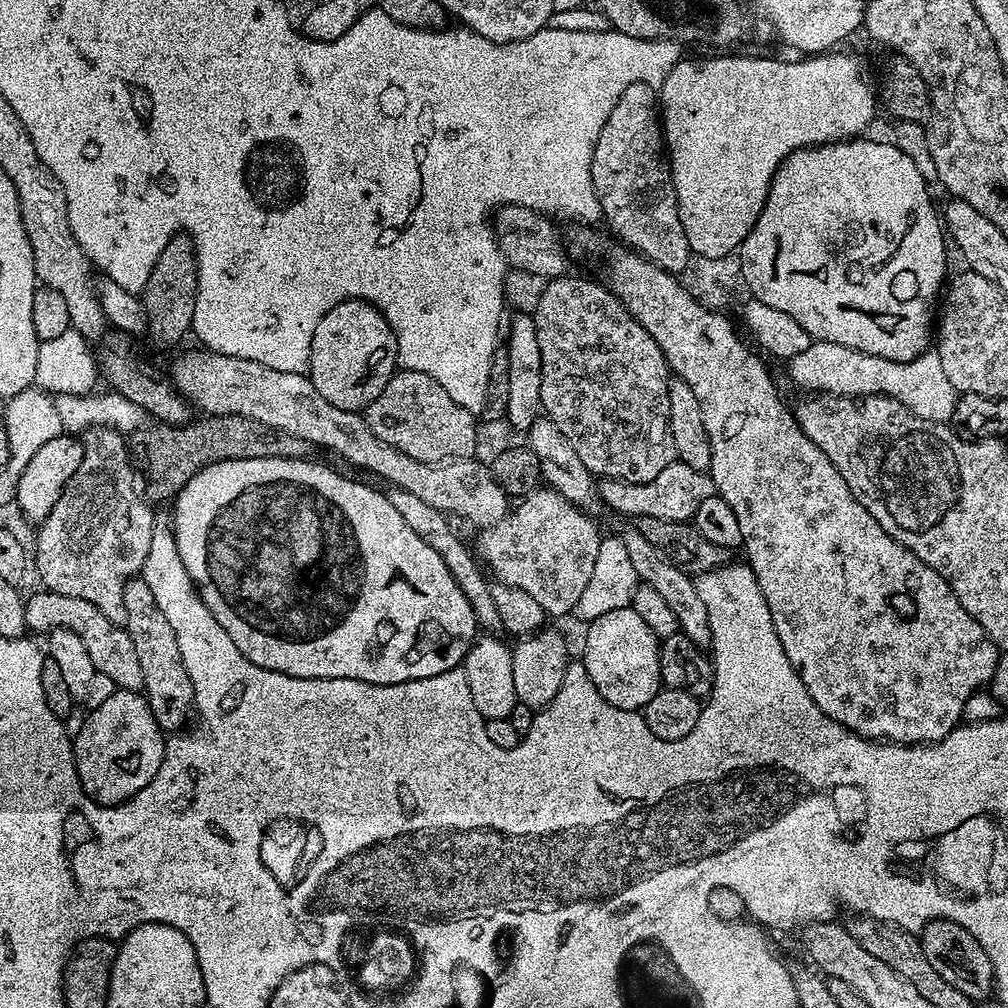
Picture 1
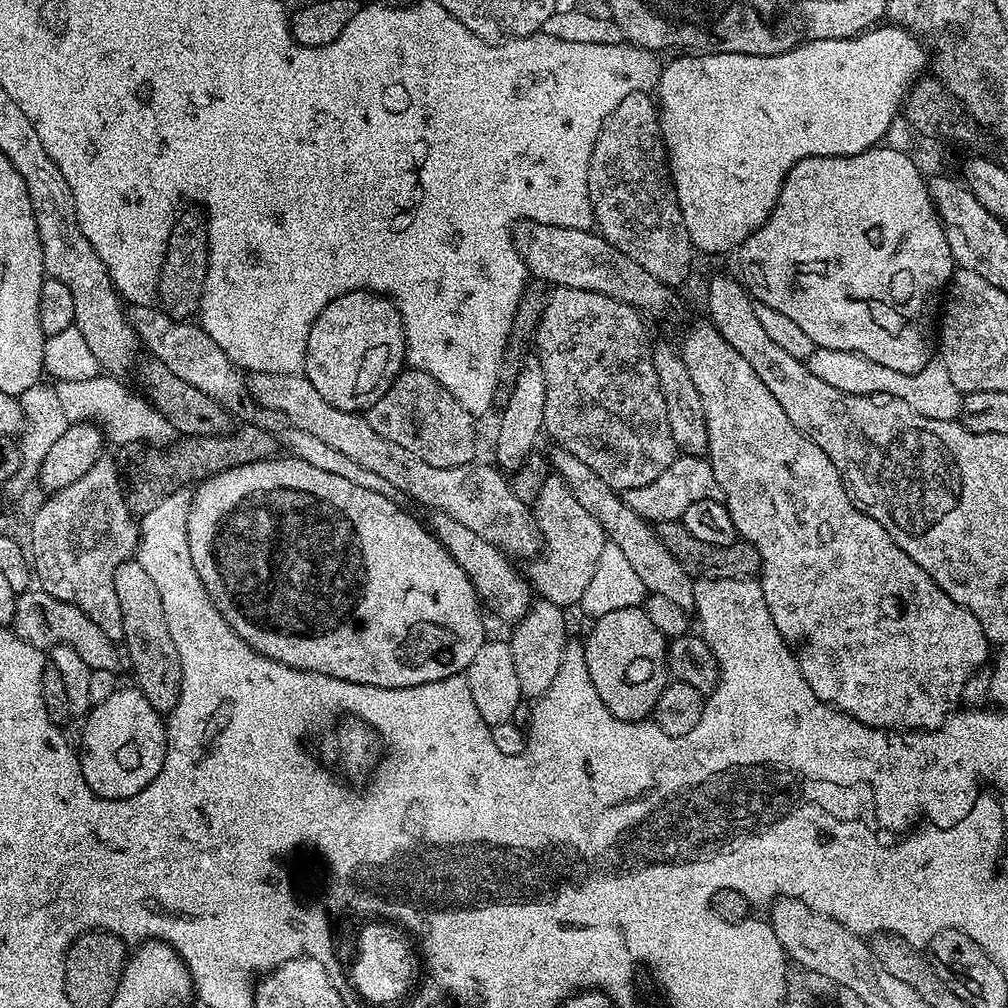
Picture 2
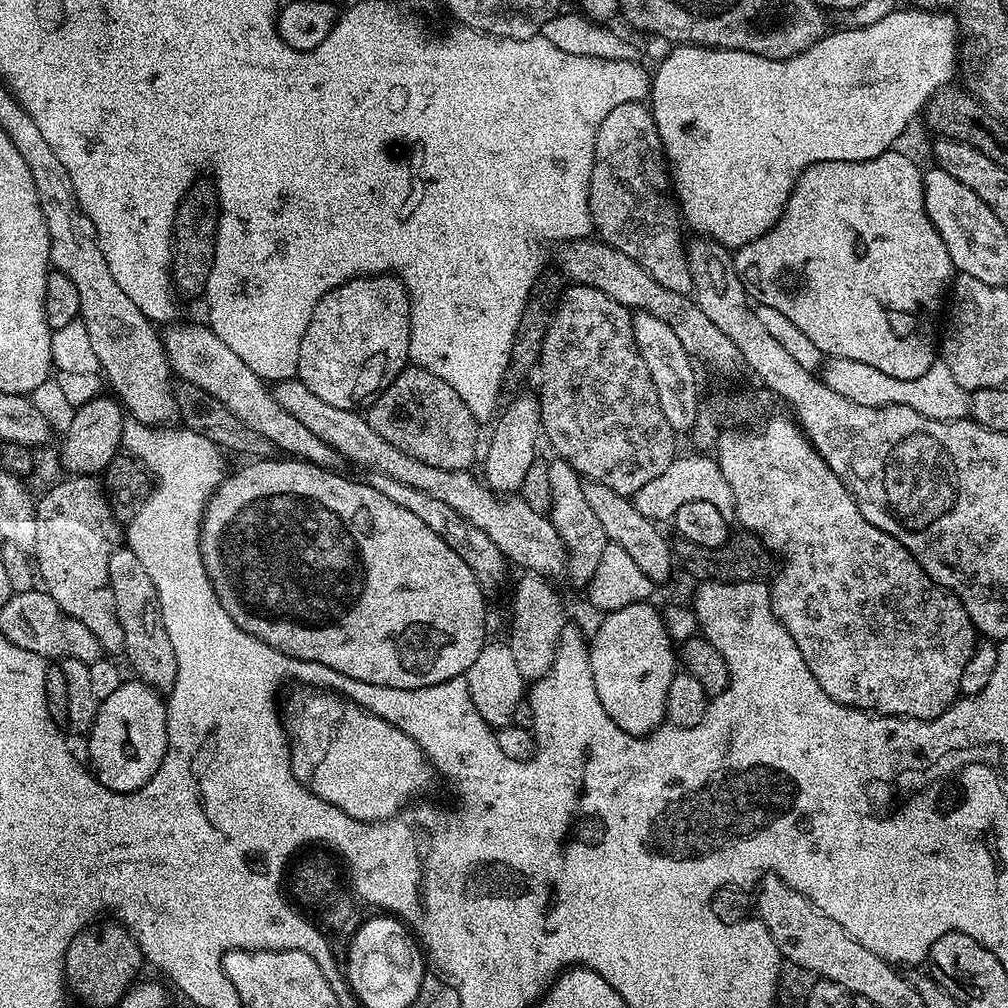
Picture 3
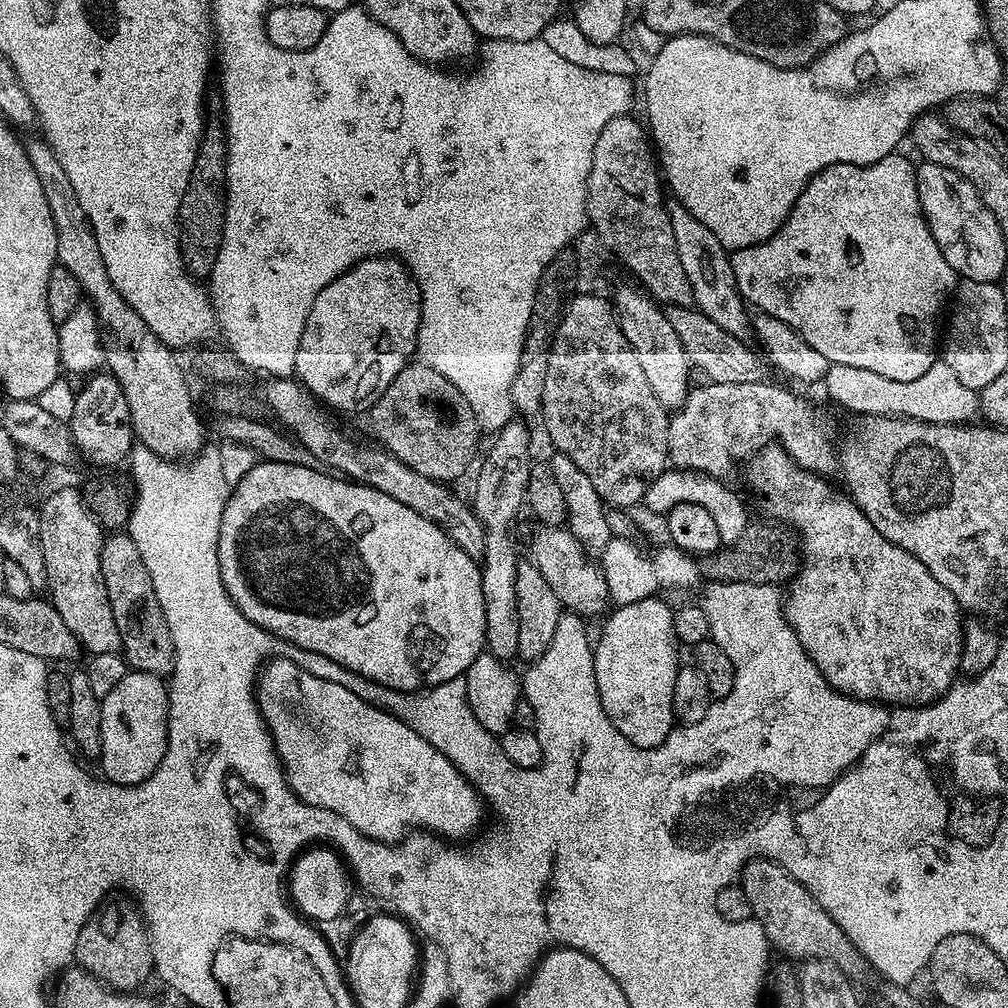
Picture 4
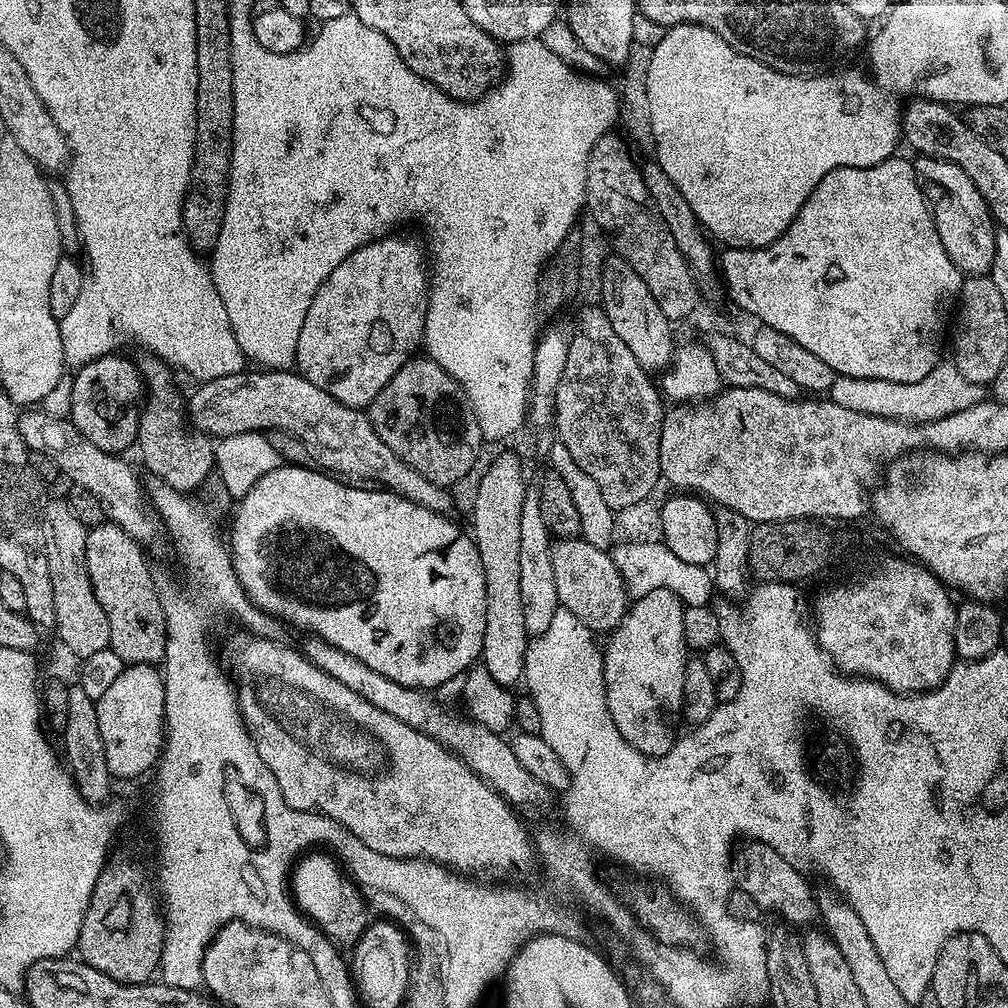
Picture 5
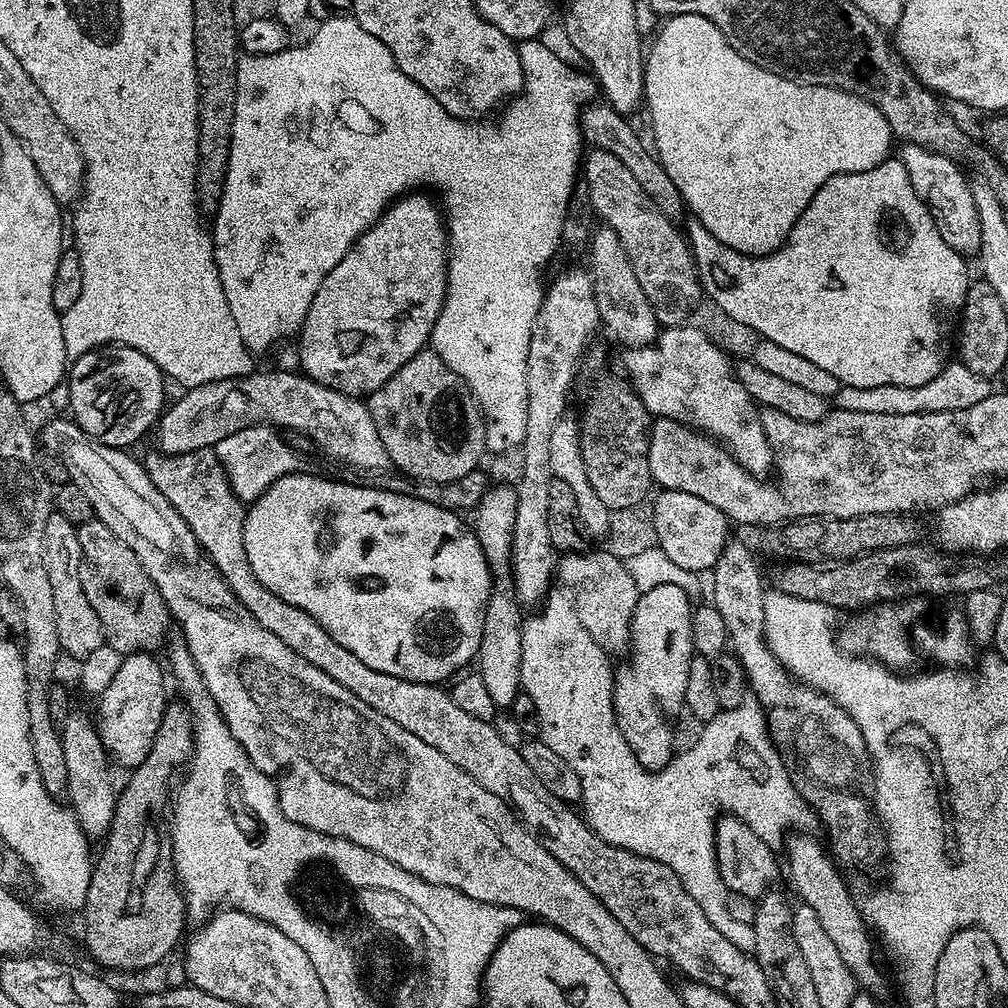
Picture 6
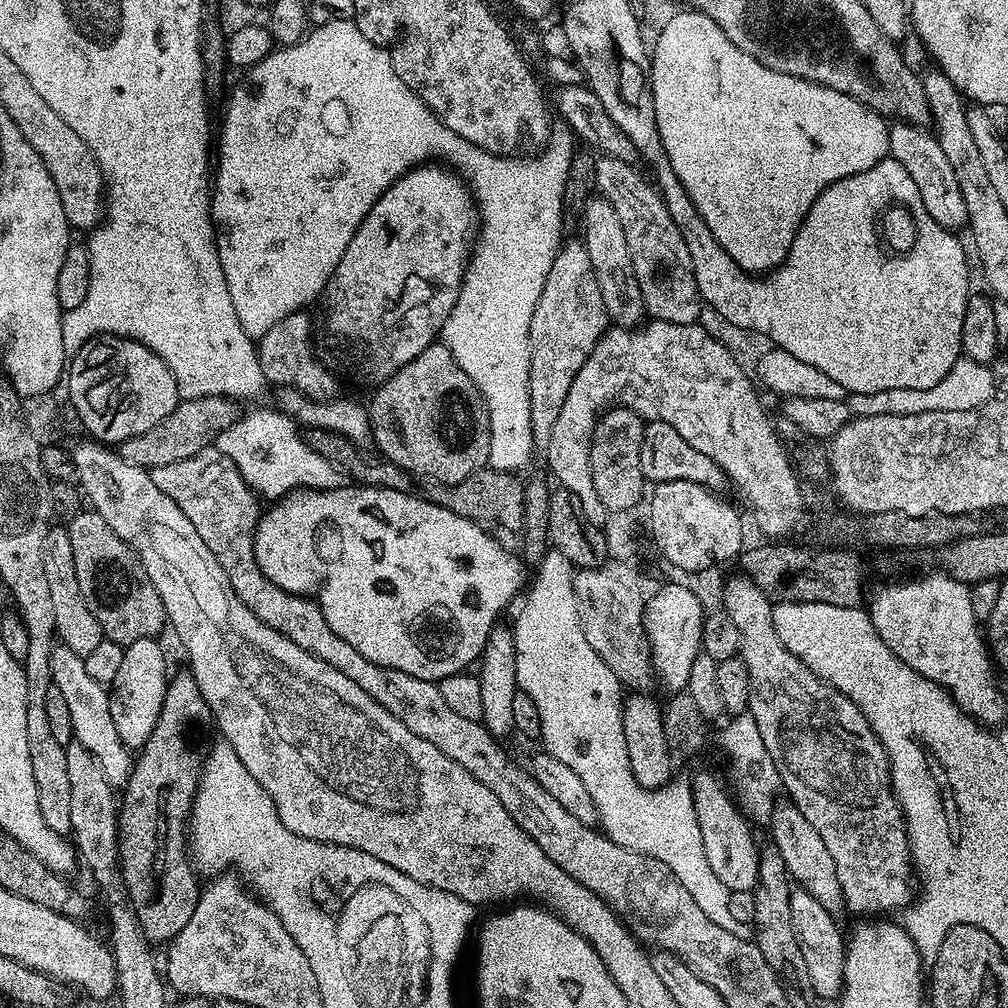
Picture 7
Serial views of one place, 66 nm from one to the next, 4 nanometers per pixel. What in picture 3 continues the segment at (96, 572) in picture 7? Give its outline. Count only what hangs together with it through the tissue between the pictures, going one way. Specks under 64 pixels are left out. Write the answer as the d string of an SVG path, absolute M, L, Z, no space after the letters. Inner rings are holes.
M127 546L116 549L110 558L110 586L114 594L114 606L118 610L118 622L122 622L122 634L126 634L123 655L133 668L135 679L167 693L174 686L178 674L178 658L174 658L174 646L170 646L170 634L162 622L158 590L154 590L154 578L146 574L138 554Z

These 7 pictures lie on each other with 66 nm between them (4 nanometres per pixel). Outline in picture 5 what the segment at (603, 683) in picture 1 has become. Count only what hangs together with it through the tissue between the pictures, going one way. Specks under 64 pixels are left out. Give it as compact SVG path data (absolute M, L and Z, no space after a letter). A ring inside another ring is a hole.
M665 588L650 590L650 594L635 597L628 605L628 613L622 622L607 637L608 645L603 645L604 654L604 689L606 702L610 710L610 718L614 718L614 726L618 726L618 734L647 756L664 756L678 739L676 723L681 723L684 706L684 679L686 665L690 659L690 649L686 642L686 634L682 630L682 614L685 605L674 594Z

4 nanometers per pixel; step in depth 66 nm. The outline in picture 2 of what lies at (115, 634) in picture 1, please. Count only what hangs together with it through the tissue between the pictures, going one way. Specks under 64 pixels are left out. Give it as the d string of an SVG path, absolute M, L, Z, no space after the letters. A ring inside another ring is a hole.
M29 590L19 593L14 606L14 618L10 625L22 642L41 650L50 650L59 644L78 650L78 655L92 670L110 670L119 673L122 664L122 648L117 641L106 638L100 627L96 626L80 607L70 602L62 602L42 590Z

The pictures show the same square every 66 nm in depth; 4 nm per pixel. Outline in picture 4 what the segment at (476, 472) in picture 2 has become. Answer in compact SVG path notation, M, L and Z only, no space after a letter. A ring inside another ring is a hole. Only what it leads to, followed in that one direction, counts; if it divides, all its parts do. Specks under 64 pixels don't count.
M537 527L536 537L532 540L531 559L542 570L546 582L550 582L550 590L558 594L561 605L577 616L591 618L603 617L609 611L610 601L604 572L599 563L585 552L584 547L574 538L574 534L563 528Z

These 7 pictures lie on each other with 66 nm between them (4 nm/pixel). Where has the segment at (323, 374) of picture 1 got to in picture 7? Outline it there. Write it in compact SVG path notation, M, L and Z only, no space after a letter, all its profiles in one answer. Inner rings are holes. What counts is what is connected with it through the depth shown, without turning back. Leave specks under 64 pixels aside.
M436 162L412 168L401 180L396 180L374 202L370 214L362 218L358 230L354 230L354 238L350 238L350 246L342 254L334 274L328 279L328 285L322 293L324 304L324 348L344 368L357 372L364 380L369 380L372 386L379 386L388 380L406 362L418 358L426 346L437 343L438 337L443 333L446 318L450 318L450 310L454 310L454 302L458 302L460 287L464 281L464 272L468 269L468 257L472 245L478 235L478 209L473 201L469 185L451 167L441 166Z

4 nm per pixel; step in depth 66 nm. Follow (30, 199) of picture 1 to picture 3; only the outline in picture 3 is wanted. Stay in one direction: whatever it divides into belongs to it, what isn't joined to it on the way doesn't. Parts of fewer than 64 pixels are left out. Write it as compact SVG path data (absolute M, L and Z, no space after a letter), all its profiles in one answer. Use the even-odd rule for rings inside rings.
M48 154L46 162L26 162L26 166L30 166L30 174L34 174L46 230L50 230L51 267L66 274L78 290L78 319L86 326L86 338L98 358L99 371L106 377L107 387L109 384L116 391L115 399L138 422L153 426L171 425L178 416L174 373L168 364L168 353L164 351L157 325L148 320L146 314L134 306L130 294L114 282L114 274L110 274L110 266L106 266L100 241L92 231L88 217L78 210L66 166L62 166L54 154Z

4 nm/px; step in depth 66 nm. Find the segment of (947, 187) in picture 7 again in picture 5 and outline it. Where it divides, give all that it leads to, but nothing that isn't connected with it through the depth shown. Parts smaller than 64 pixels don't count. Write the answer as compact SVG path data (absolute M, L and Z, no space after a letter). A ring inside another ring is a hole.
M917 155L914 167L916 181L920 184L920 189L924 199L928 201L929 208L932 209L932 221L938 230L938 238L942 238L942 246L946 246L946 254L950 254L950 262L954 262L954 266L958 266L961 273L968 276L982 276L991 273L998 230L982 194L978 194L974 182L970 182L970 178L966 178L966 174L962 174L962 170L958 170L958 166L945 160L935 160L929 156Z

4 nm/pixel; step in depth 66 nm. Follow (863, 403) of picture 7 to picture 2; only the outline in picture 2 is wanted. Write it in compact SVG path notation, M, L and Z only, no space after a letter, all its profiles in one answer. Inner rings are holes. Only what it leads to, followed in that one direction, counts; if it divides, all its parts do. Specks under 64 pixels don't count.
M813 347L812 353L806 361L810 374L815 374L817 378L822 378L822 382L830 382L834 390L842 390L850 394L890 394L894 398L902 398L906 406L910 406L918 414L926 418L938 418L939 420L955 420L960 414L960 401L962 394L958 386L954 386L954 381L950 379L950 373L947 372L946 366L938 358L933 359L931 364L927 364L922 370L914 374L902 374L898 370L890 370L886 366L878 366L878 362L870 362L870 358L862 358L862 354L854 354L846 350L830 350L829 348Z

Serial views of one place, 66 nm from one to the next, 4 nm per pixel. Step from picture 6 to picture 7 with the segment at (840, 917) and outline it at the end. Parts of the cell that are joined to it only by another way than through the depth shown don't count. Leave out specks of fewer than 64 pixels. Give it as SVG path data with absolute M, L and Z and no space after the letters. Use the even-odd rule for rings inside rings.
M791 802L777 803L772 810L771 824L770 842L778 850L778 854L782 854L784 871L799 887L814 894L815 900L822 906L826 906L828 912L843 913L845 911L844 895L842 888L838 886L838 874L834 871L834 858L830 858L830 853L818 835L818 830L814 830L814 826L806 822L806 818Z

